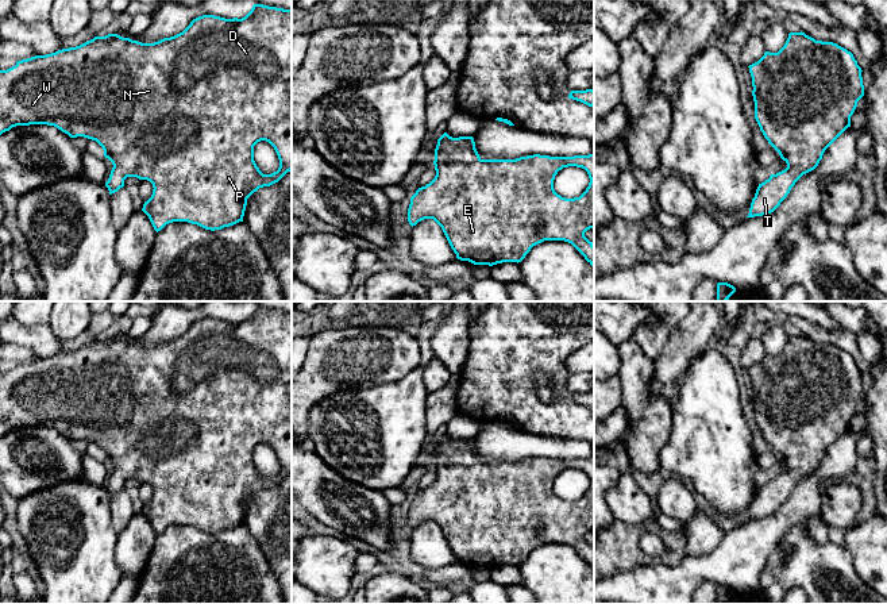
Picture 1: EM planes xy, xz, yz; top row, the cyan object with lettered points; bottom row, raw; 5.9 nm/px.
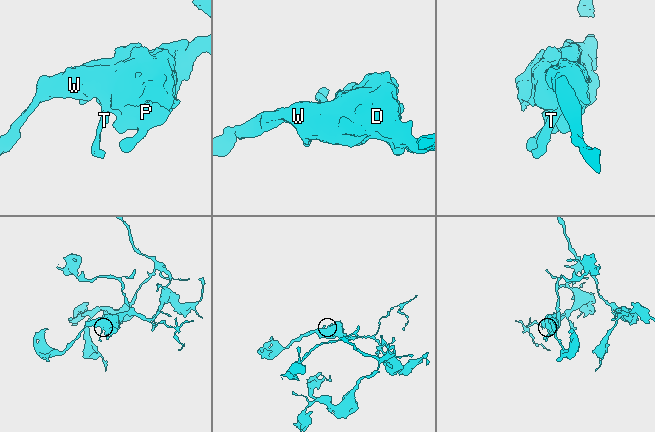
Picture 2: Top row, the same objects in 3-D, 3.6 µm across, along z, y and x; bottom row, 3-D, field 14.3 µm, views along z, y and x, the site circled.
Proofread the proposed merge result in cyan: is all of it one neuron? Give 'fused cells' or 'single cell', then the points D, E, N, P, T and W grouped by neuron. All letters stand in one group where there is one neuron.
single cell; D E N P T W

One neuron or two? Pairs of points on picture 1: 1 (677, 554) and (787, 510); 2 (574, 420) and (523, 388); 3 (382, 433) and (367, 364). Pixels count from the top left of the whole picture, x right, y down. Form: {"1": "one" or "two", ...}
{"1": "two", "2": "one", "3": "two"}

